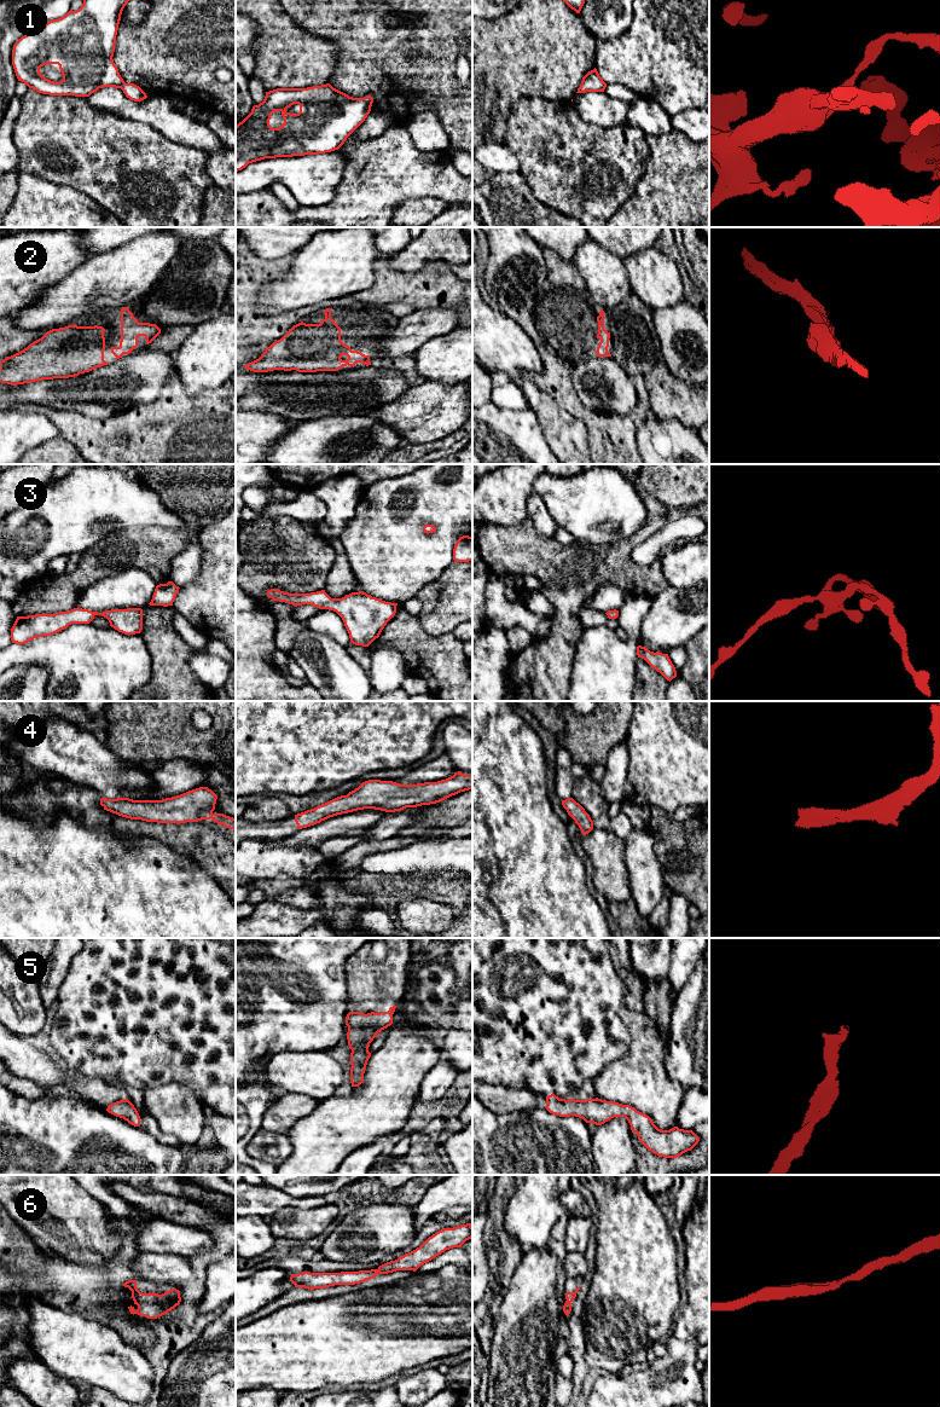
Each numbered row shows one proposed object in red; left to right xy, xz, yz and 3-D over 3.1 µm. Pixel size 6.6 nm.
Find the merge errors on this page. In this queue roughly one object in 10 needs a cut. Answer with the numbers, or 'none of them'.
none of them

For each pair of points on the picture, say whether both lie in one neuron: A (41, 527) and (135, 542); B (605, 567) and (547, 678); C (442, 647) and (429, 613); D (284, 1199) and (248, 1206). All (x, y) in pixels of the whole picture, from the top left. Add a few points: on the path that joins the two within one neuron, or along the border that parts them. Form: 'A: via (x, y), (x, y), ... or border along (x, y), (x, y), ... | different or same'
A: border along (131, 527), (109, 532), (81, 554) | different
B: via (578, 594), (567, 604), (566, 632), (557, 650) | same
C: border along (417, 615), (428, 632), (451, 632) | different
D: via (276, 1199), (256, 1200) | same

